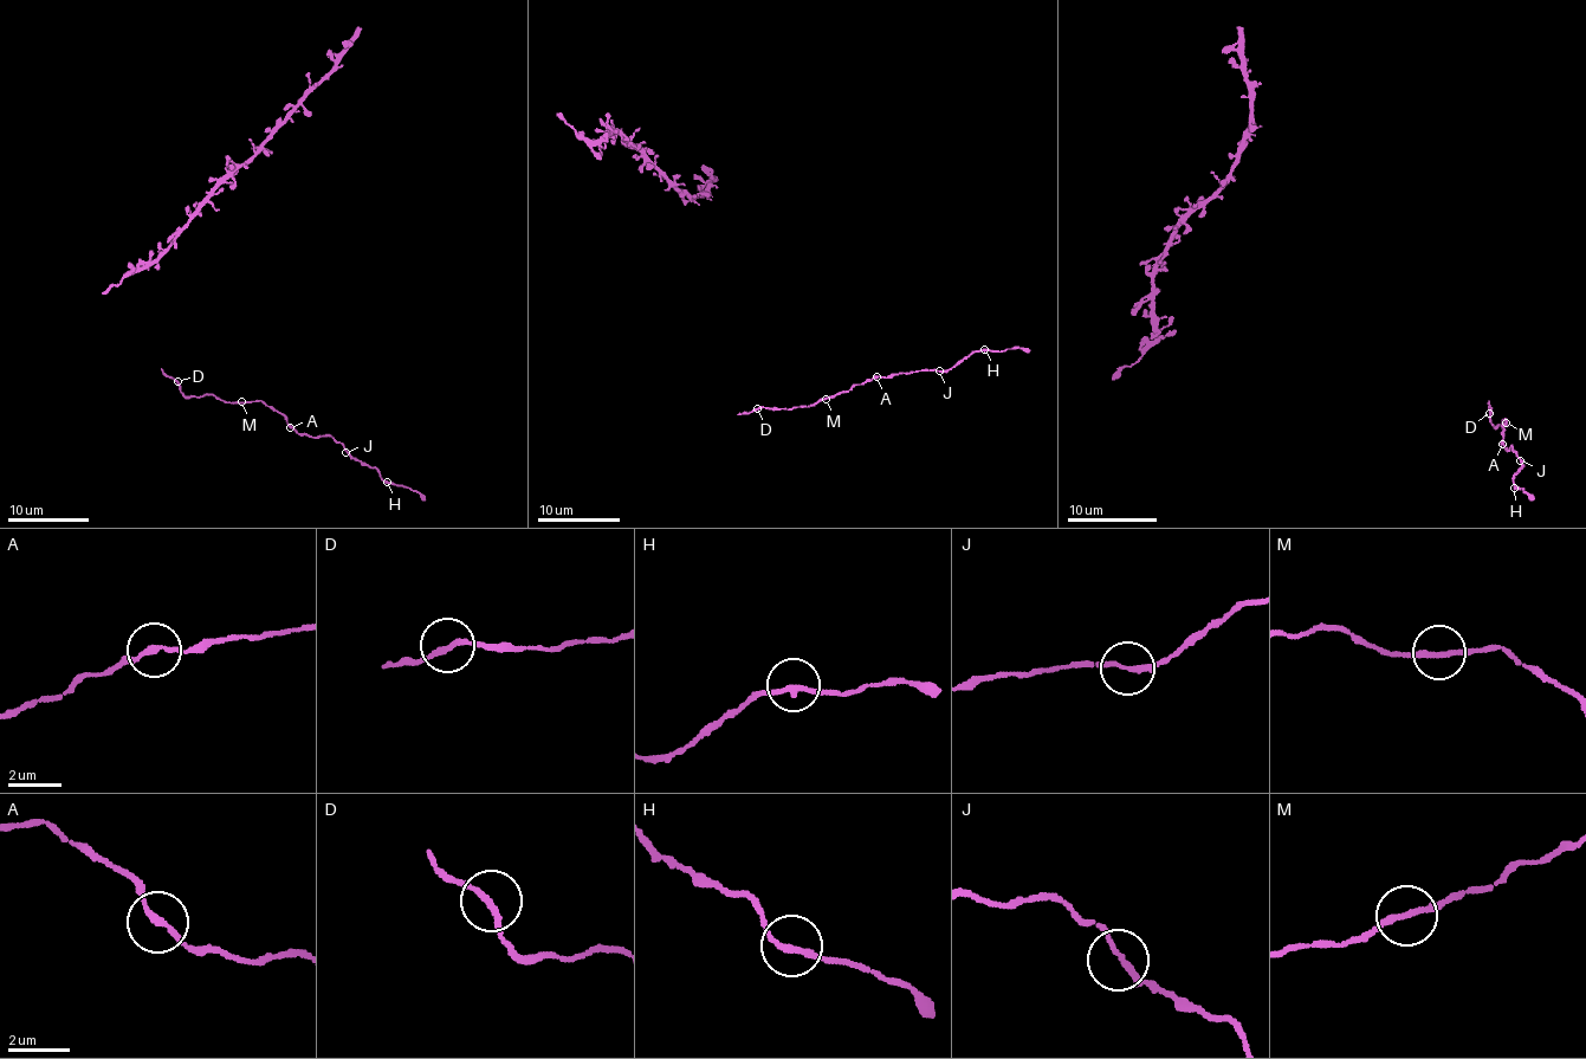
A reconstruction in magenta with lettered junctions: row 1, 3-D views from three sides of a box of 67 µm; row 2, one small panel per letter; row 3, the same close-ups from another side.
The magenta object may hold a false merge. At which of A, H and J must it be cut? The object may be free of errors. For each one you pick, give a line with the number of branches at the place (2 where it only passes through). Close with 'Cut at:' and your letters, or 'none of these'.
Cut at: none of these

